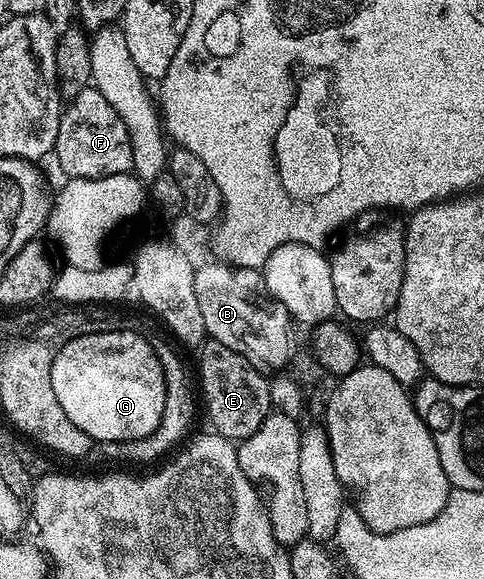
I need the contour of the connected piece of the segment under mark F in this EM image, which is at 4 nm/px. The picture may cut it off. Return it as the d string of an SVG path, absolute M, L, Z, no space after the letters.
M90 86L84 88L64 105L55 157L66 172L66 177L79 179L99 179L107 175L132 173L131 137L123 119L115 112L99 90Z

